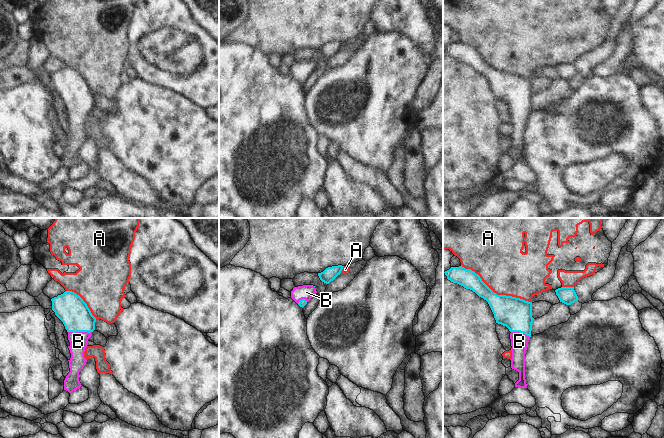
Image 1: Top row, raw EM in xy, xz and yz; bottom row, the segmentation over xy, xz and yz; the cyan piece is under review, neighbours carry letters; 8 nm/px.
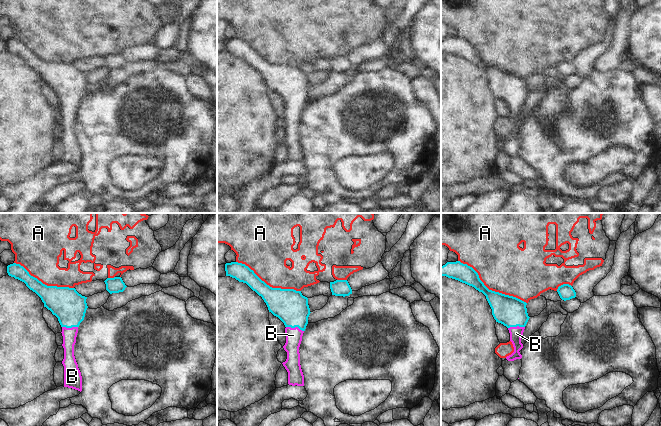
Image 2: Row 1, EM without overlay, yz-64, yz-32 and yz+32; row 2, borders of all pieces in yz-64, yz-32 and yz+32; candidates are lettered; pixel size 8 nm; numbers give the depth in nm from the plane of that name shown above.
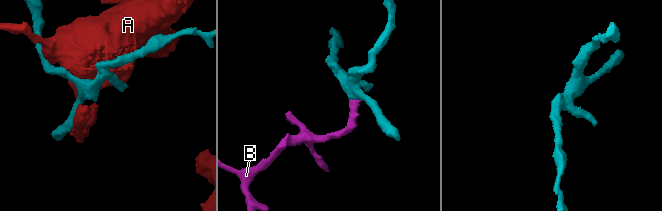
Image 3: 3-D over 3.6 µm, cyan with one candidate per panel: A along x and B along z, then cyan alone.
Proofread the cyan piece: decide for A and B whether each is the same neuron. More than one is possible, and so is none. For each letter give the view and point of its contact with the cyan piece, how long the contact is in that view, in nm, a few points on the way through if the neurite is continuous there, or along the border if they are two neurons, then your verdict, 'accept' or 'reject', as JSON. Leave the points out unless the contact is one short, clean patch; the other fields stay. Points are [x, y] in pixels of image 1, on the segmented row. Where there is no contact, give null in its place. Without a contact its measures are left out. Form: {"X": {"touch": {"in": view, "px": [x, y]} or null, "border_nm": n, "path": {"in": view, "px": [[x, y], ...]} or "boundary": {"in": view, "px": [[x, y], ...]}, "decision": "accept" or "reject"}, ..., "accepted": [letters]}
{"A": {"touch": {"in": "yz", "px": [495, 293]}, "border_nm": 650, "decision": "reject"}, "B": {"touch": {"in": "xy", "px": [80, 331]}, "border_nm": 190, "path": {"in": "xy", "px": [[69, 307], [80, 323], [80, 331], [78, 341]]}, "decision": "accept"}, "accepted": ["B"]}

